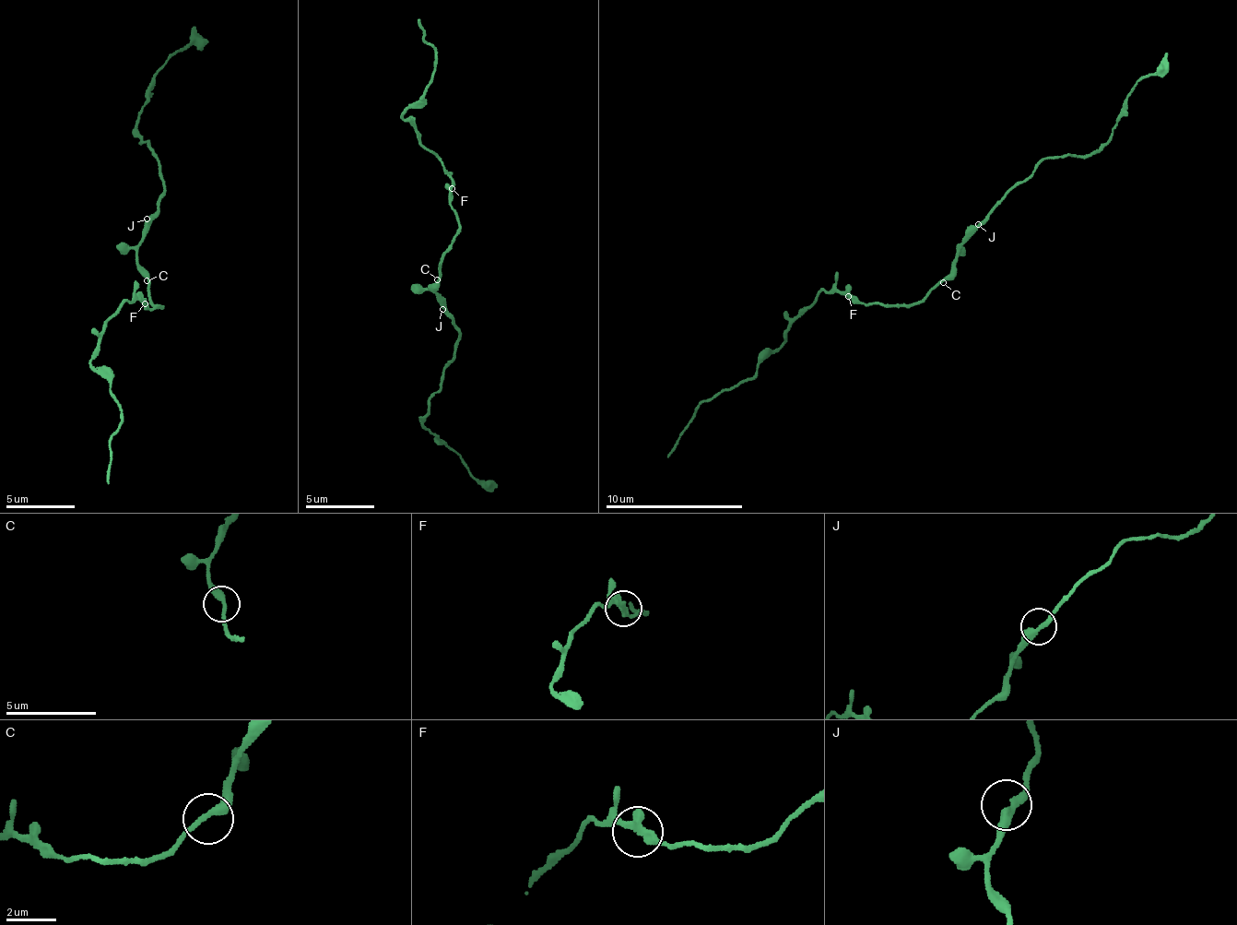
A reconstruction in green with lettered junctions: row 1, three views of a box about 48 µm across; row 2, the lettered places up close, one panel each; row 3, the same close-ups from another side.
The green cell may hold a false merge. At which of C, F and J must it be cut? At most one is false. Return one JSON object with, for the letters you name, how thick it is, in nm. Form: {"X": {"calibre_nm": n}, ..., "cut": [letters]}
{"cut": []}

